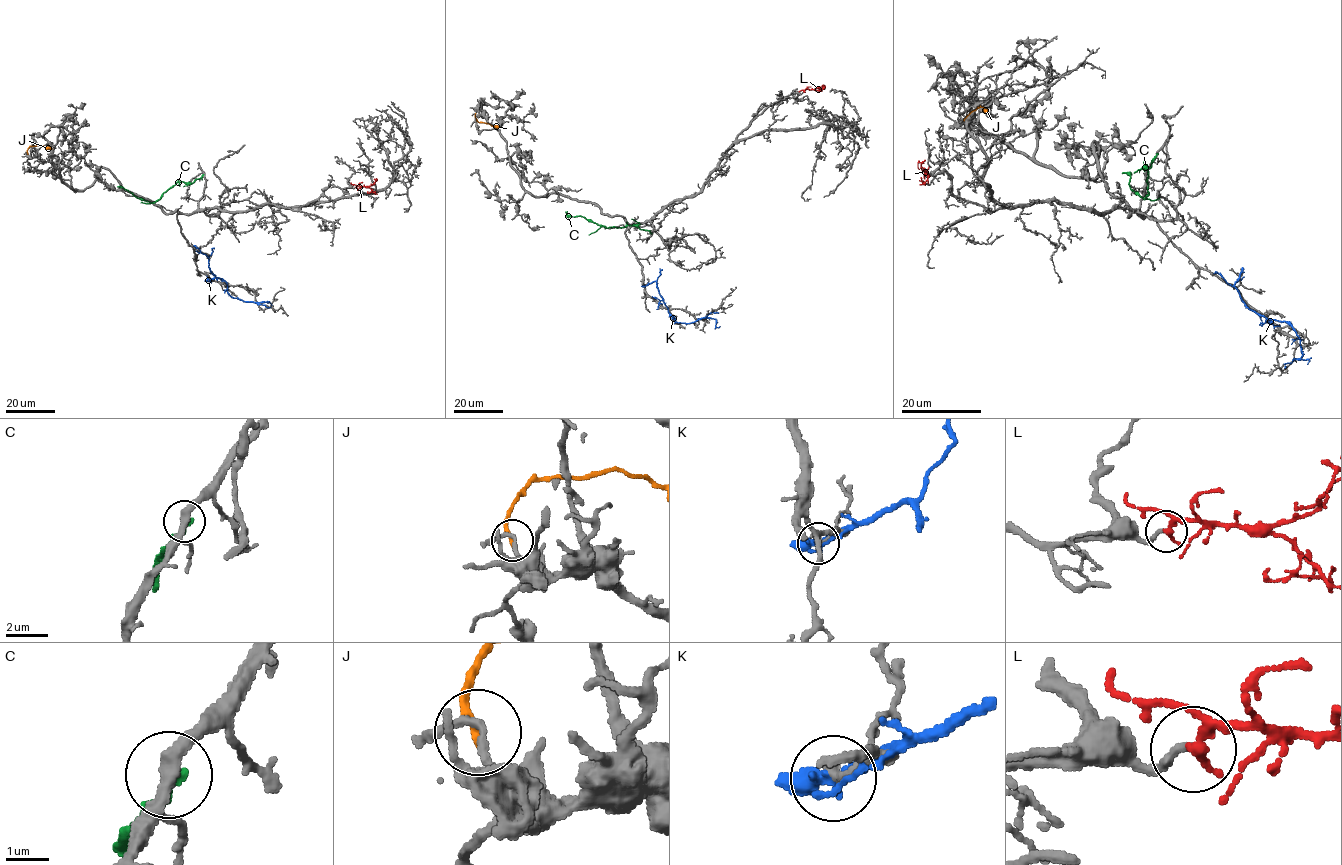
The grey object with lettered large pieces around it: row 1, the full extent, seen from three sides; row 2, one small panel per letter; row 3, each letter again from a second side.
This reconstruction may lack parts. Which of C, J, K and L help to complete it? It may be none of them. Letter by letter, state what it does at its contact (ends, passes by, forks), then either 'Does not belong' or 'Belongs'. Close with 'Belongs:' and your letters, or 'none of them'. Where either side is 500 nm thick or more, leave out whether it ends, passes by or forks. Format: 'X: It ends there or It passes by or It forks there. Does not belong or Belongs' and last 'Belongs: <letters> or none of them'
C: It ends there. Does not belong
J: It ends there. Does not belong
K: It passes by. Does not belong
L: It passes by. Belongs
Belongs: L

